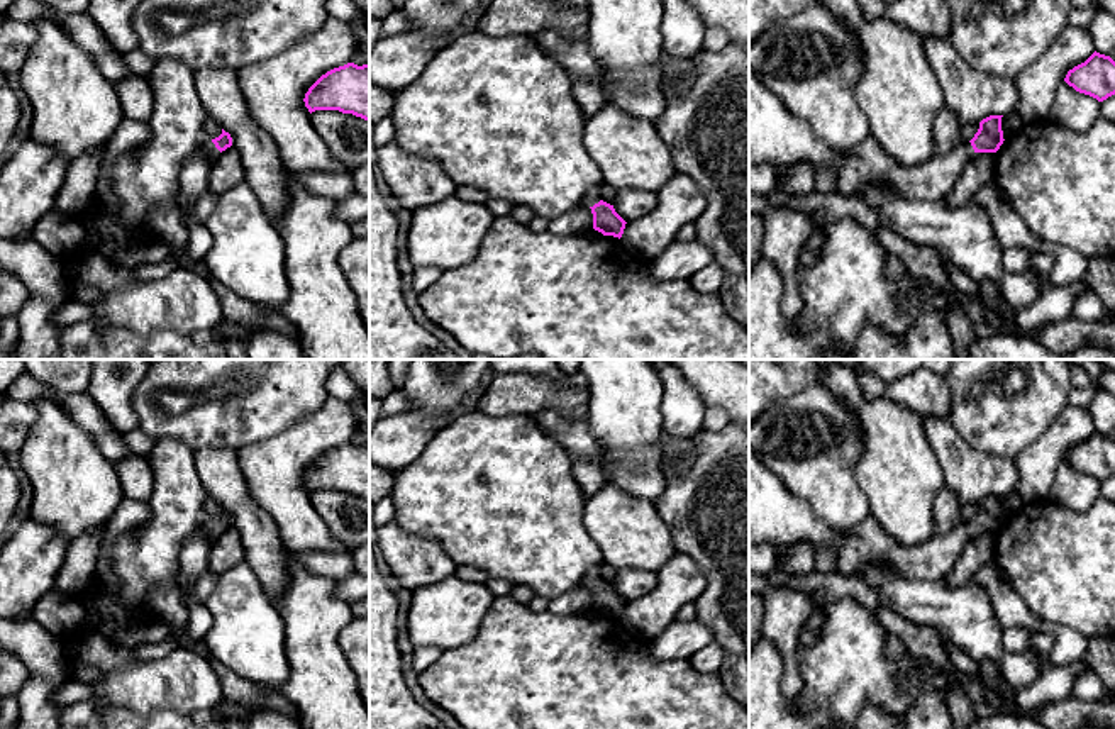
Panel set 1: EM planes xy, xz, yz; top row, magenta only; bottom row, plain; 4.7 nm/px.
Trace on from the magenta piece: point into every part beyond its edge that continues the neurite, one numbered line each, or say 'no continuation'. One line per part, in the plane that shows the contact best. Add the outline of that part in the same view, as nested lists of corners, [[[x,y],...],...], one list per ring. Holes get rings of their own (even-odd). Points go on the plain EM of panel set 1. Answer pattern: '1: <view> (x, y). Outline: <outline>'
1: xy (209, 526). Outline: [[[207,519],[203,522],[203,529],[207,532],[207,537],[210,543],[214,543],[217,539],[217,536],[220,534],[220,531],[215,527],[215,524],[212,522],[212,519]]]

